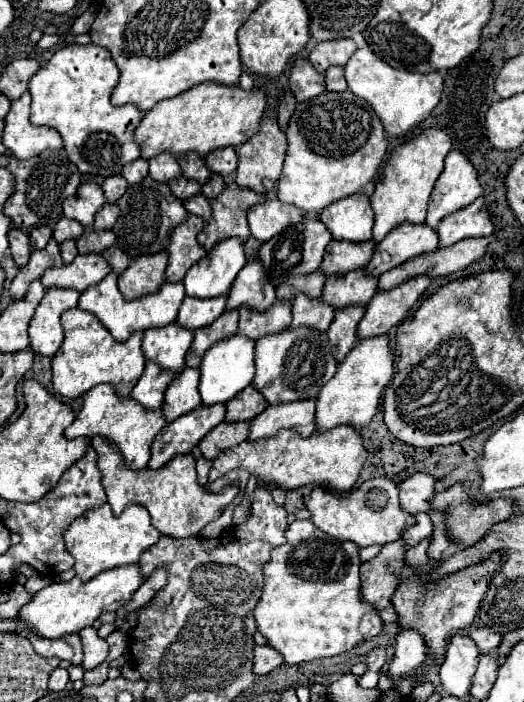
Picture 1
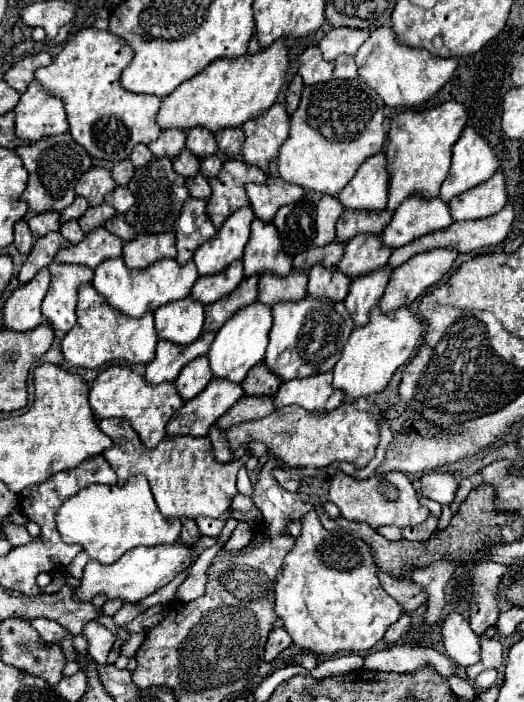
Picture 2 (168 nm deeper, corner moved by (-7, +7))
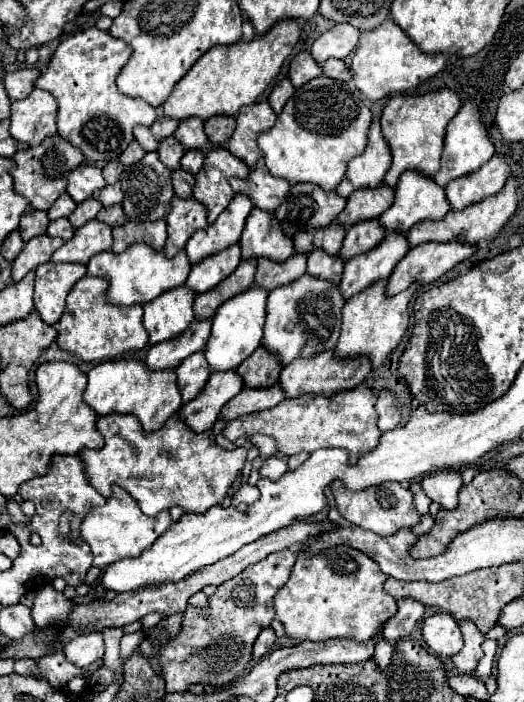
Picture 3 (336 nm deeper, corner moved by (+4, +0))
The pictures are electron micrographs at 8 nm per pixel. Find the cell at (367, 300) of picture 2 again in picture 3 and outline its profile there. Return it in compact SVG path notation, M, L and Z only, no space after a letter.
M388 232L380 248L348 260L344 264L344 276L340 282L340 292L344 300L350 300L352 296L370 288L378 280L386 280L406 252L406 236Z

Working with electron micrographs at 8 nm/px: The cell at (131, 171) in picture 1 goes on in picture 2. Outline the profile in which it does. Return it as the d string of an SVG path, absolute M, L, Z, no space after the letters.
M137 145L135 149L133 149L133 153L131 153L131 163L135 165L135 167L143 167L143 165L147 165L149 161L153 159L153 153L149 151L149 147L147 145Z

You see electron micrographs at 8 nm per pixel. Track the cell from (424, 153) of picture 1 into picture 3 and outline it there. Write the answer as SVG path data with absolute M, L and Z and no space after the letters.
M436 90L424 96L392 96L382 112L382 134L392 152L392 168L384 178L388 188L396 188L398 178L406 170L420 172L434 178L440 170L440 156L444 148L444 134L448 122L458 114L460 98L450 90Z

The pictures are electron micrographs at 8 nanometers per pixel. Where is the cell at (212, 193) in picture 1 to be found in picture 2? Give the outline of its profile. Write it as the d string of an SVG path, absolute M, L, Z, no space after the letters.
M209 155L209 157L203 157L201 159L201 173L207 177L207 179L211 179L211 177L215 177L215 173L219 173L219 169L221 169L221 159L217 157L217 155Z

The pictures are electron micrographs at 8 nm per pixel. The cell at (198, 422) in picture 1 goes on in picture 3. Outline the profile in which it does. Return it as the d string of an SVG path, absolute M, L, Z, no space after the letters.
M212 372L202 392L180 406L178 416L194 432L210 430L220 414L220 408L244 388L242 378L232 372Z

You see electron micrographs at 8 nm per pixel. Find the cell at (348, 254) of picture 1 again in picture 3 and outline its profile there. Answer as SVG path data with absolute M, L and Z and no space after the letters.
M382 184L376 190L360 190L348 198L344 212L336 218L336 224L350 228L364 220L378 220L394 202L394 192Z

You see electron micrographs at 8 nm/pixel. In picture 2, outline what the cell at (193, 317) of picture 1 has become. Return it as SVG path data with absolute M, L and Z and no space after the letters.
M239 259L233 261L227 269L223 269L223 273L215 273L211 277L199 277L191 289L191 297L201 301L203 305L211 305L219 297L231 293L231 289L235 289L235 285L239 285L241 279L243 279L243 261Z

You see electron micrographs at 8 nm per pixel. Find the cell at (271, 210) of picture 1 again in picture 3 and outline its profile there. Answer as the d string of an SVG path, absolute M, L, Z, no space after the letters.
M262 168L252 170L250 176L244 180L232 178L230 186L236 194L248 196L256 208L266 210L266 212L274 212L284 202L290 190L288 180L270 176L268 170L262 170Z

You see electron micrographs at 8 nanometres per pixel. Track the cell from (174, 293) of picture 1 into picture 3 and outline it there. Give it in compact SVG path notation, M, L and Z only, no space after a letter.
M134 244L130 246L126 252L122 254L114 254L114 252L100 252L98 256L92 256L92 260L88 262L88 276L98 276L98 278L106 278L108 280L108 290L106 290L106 298L110 304L114 306L144 306L148 302L152 302L154 298L158 298L160 294L174 290L178 286L182 286L190 274L190 262L186 252L178 252L176 258L168 260L162 252L152 252L152 248L148 244Z

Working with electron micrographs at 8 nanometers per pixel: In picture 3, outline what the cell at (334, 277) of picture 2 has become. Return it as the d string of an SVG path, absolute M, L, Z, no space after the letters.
M314 250L308 256L308 274L314 278L322 278L328 280L330 284L338 286L342 280L342 270L344 270L344 262L340 260L340 256L330 256L324 250Z

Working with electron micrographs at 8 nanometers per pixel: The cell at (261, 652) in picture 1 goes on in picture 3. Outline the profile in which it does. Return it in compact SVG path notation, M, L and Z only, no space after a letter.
M264 628L264 630L260 632L260 636L258 636L256 644L254 644L254 652L252 652L254 660L262 660L262 658L270 652L270 648L272 648L274 640L276 640L274 630L272 630L272 628Z

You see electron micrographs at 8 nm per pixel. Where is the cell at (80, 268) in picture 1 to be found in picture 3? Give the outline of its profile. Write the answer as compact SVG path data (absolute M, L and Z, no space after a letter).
M90 220L76 230L74 238L68 240L52 254L52 262L88 264L88 260L104 250L112 248L112 228L98 220Z

